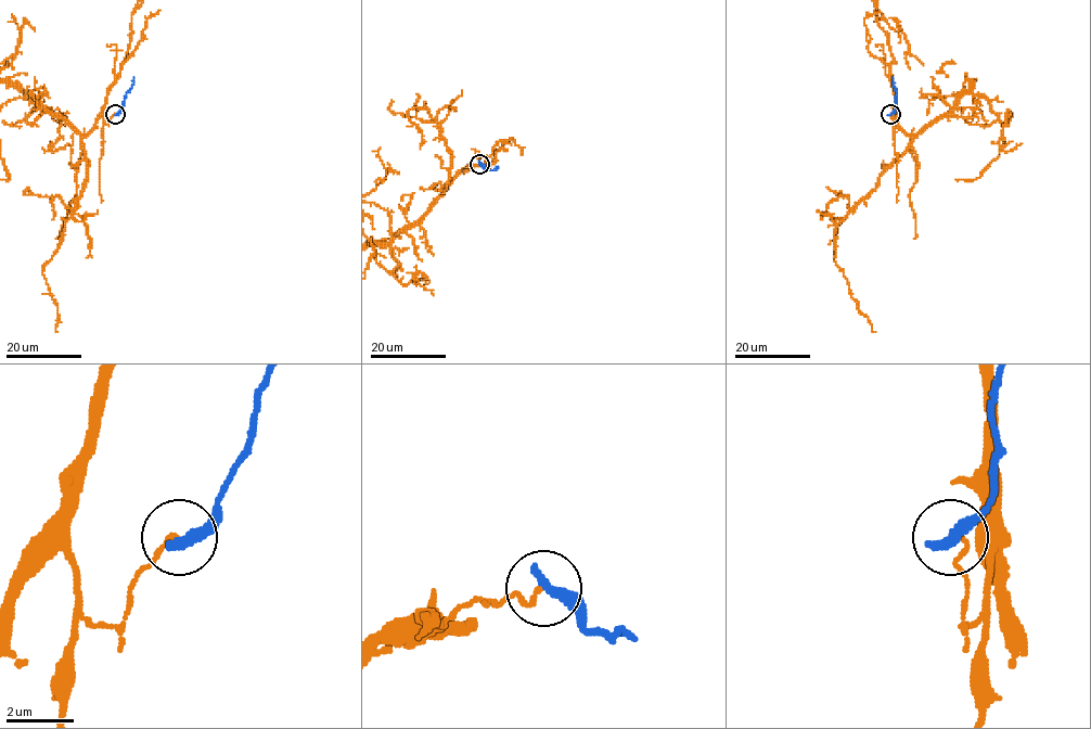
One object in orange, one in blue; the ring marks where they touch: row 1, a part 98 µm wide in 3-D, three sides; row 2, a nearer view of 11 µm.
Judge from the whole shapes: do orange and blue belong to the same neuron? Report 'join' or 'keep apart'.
keep apart

